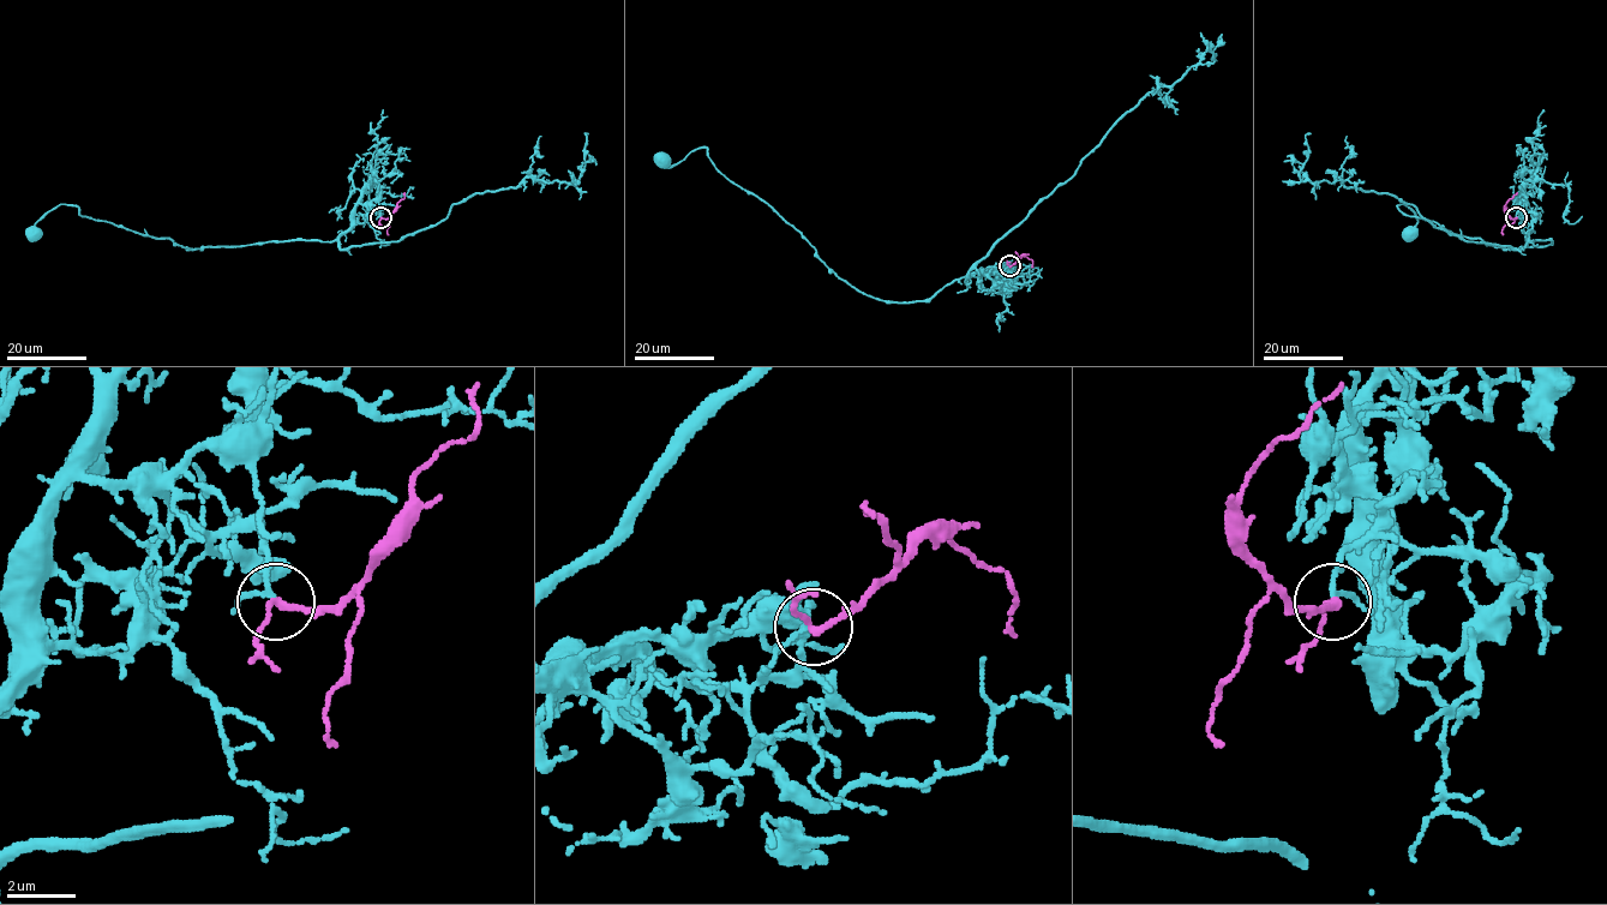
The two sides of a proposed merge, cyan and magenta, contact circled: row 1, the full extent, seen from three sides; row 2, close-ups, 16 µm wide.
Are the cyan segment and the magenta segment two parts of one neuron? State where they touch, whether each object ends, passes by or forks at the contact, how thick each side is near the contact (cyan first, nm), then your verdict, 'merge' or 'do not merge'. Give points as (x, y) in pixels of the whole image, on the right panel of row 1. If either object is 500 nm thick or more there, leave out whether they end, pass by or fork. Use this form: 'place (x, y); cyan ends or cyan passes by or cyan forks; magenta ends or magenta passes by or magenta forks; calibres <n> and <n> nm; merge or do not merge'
place (1516, 217); cyan passes by; magenta passes by; calibres 110 and 160 nm; merge

